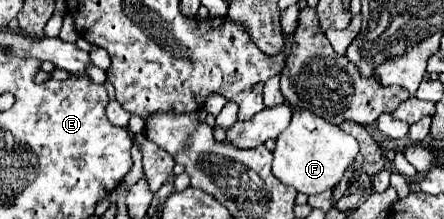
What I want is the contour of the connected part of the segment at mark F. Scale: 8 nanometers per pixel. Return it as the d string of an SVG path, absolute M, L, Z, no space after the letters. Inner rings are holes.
M295 109L291 125L277 137L273 151L273 173L283 183L297 187L297 191L315 195L325 189L333 189L341 181L345 169L353 163L357 153L357 139L345 133L339 125L329 123L327 119L313 115L311 111Z

